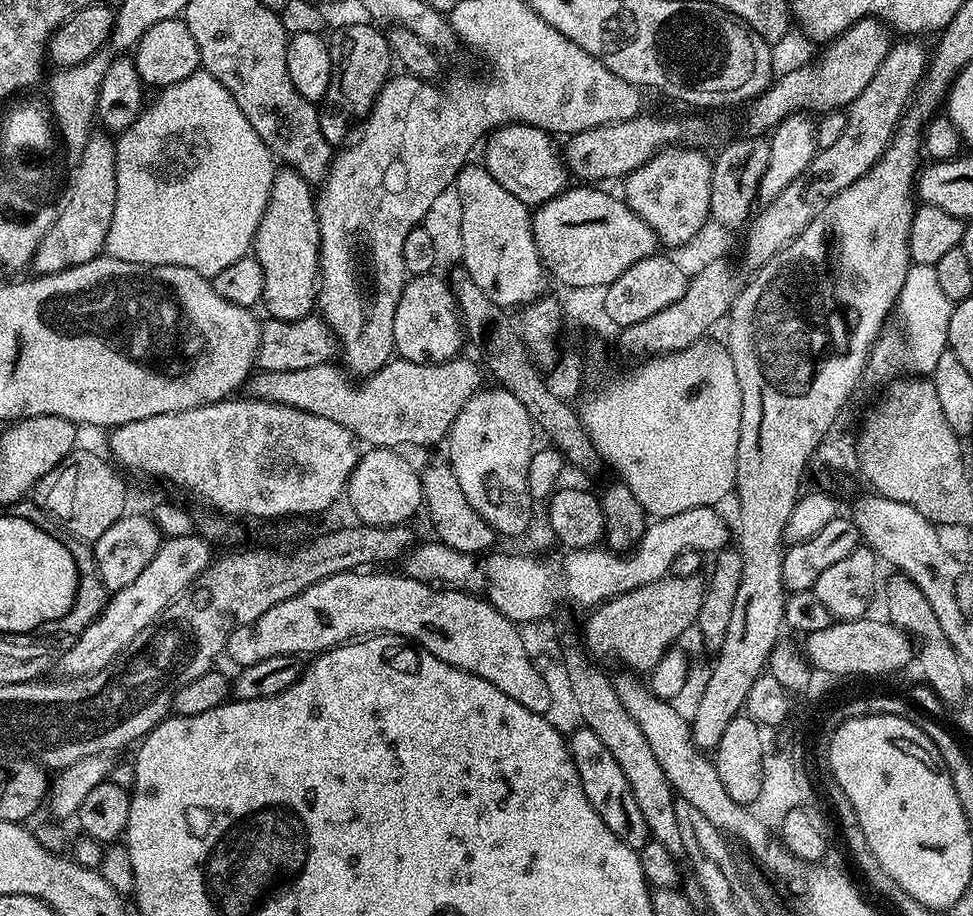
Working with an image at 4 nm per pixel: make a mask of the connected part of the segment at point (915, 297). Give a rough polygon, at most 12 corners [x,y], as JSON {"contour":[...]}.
{"contour":[[909,263],[898,301],[908,360],[931,374],[949,351],[954,301],[936,265]]}

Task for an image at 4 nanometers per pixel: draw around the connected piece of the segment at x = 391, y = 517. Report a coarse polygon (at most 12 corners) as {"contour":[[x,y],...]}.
{"contour":[[391,448],[356,461],[346,501],[362,524],[421,511],[419,471]]}

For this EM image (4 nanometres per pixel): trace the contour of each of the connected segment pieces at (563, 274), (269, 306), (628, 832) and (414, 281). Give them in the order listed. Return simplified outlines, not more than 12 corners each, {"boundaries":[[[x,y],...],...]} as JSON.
{"boundaries":[[[569,186],[532,212],[547,275],[605,287],[655,256],[619,195]],[[272,177],[252,239],[262,308],[302,320],[318,304],[314,188]],[[567,737],[582,790],[631,848],[650,839],[646,818],[602,738]],[[413,276],[394,310],[401,360],[453,359],[462,321],[447,279]]]}

